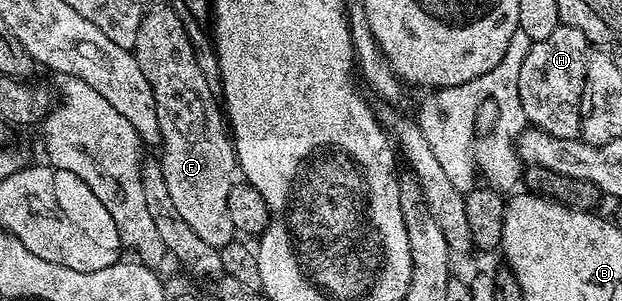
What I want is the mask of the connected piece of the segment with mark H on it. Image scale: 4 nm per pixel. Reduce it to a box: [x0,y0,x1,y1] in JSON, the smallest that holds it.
[518,24,589,138]

